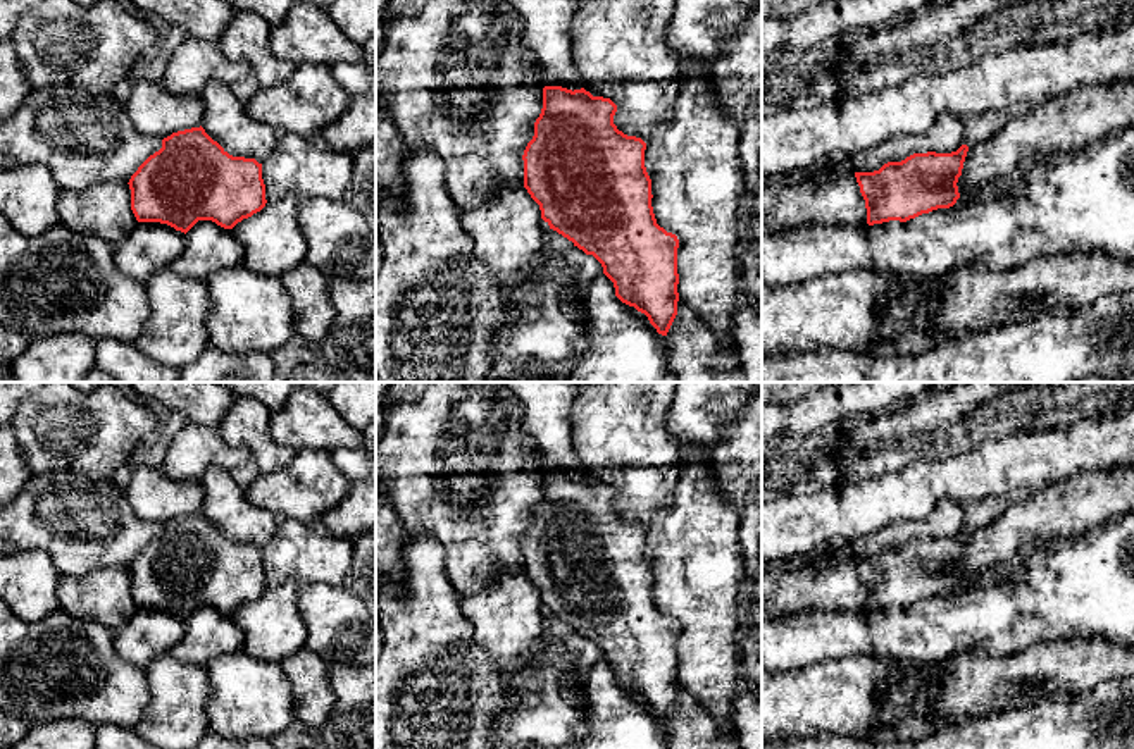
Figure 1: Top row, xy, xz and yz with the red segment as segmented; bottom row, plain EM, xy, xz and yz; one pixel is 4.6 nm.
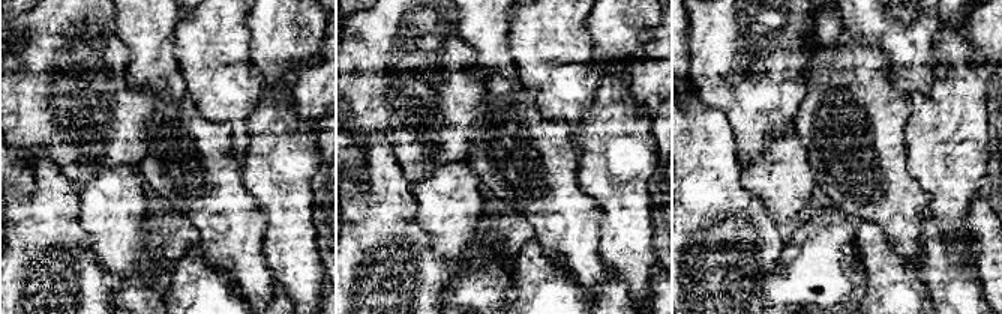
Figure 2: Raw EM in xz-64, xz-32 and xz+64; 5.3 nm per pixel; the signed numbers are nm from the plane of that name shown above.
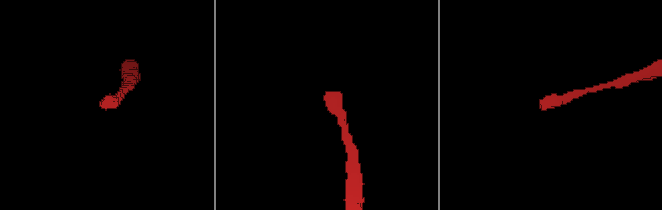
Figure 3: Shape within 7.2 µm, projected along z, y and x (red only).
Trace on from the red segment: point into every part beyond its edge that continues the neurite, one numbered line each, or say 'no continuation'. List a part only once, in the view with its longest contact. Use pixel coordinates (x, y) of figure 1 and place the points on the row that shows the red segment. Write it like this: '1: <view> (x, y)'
1: yz (838, 202)

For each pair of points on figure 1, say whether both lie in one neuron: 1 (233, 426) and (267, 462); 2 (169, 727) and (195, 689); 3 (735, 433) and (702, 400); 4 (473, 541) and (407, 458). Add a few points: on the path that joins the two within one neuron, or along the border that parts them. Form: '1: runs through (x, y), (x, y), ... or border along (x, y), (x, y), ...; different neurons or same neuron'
1: runs through (243, 433), (262, 451); same neuron
2: runs through (176, 718), (178, 706), (186, 698); same neuron
3: border along (743, 405), (721, 427), (709, 455); different neurons
4: runs through (457, 520), (431, 491), (428, 479); same neuron

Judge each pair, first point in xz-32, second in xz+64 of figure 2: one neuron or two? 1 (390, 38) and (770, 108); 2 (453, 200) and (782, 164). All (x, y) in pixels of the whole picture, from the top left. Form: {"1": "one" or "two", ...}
{"1": "one", "2": "one"}

